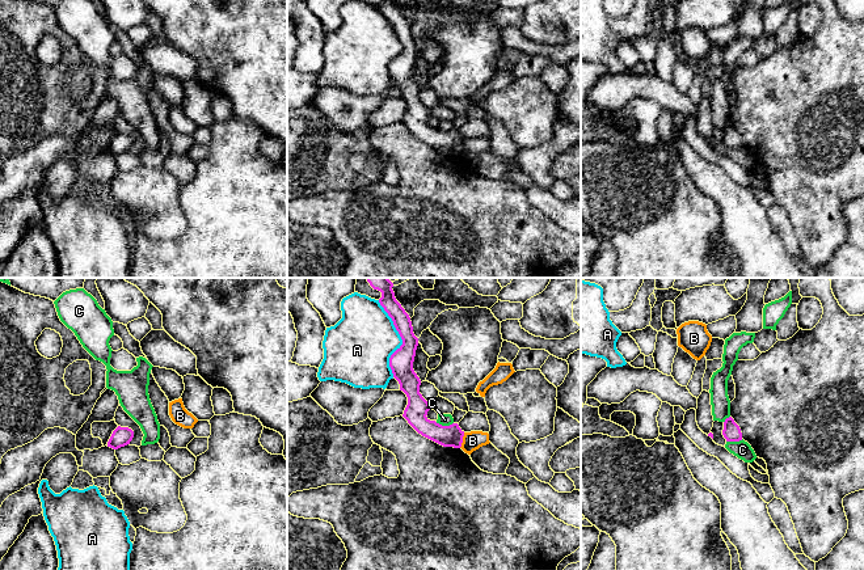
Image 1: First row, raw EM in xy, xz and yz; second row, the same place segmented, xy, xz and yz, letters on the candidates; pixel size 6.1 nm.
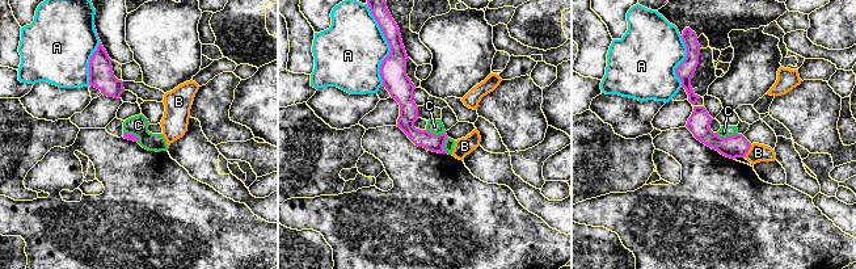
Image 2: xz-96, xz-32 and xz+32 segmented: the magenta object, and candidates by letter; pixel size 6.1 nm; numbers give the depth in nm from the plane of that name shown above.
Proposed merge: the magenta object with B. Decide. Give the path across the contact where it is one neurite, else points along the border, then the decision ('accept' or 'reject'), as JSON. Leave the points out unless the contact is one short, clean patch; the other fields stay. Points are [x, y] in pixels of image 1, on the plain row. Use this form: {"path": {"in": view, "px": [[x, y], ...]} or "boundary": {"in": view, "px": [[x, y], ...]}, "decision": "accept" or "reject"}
{"boundary": {"in": "xz", "px": [[464, 139], [459, 153]]}, "decision": "reject"}

